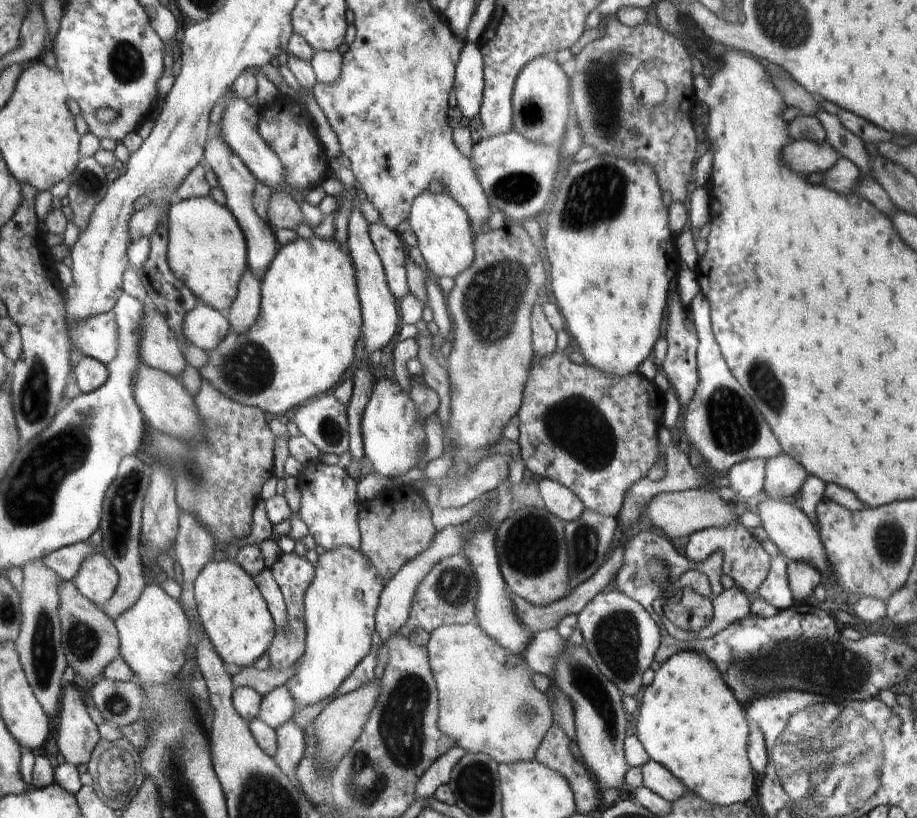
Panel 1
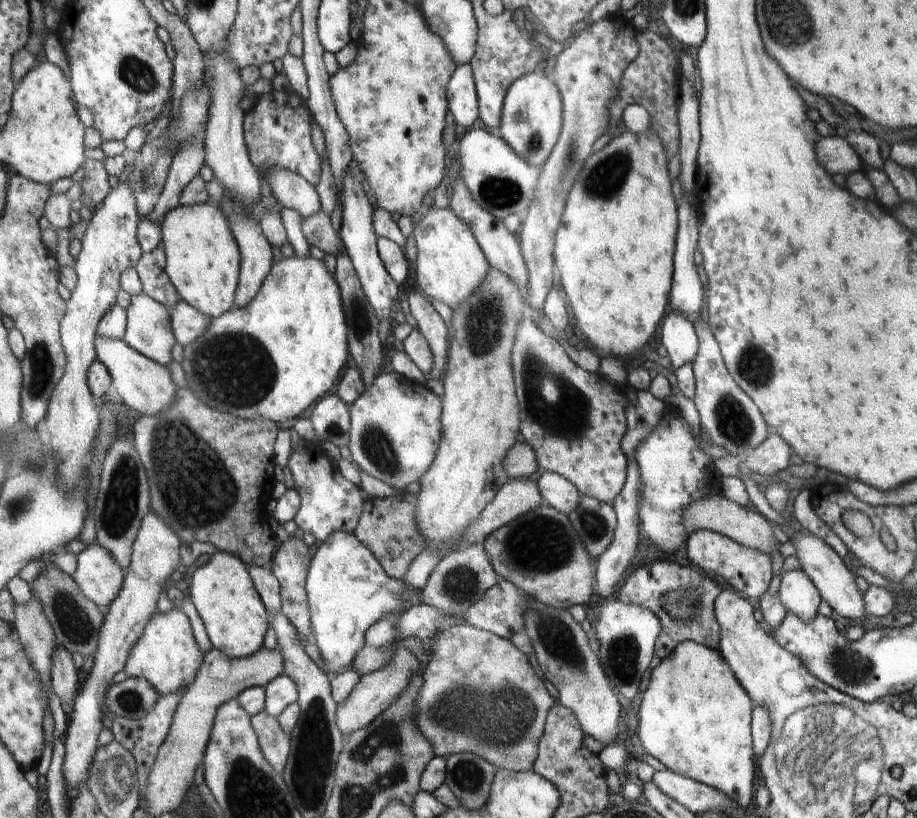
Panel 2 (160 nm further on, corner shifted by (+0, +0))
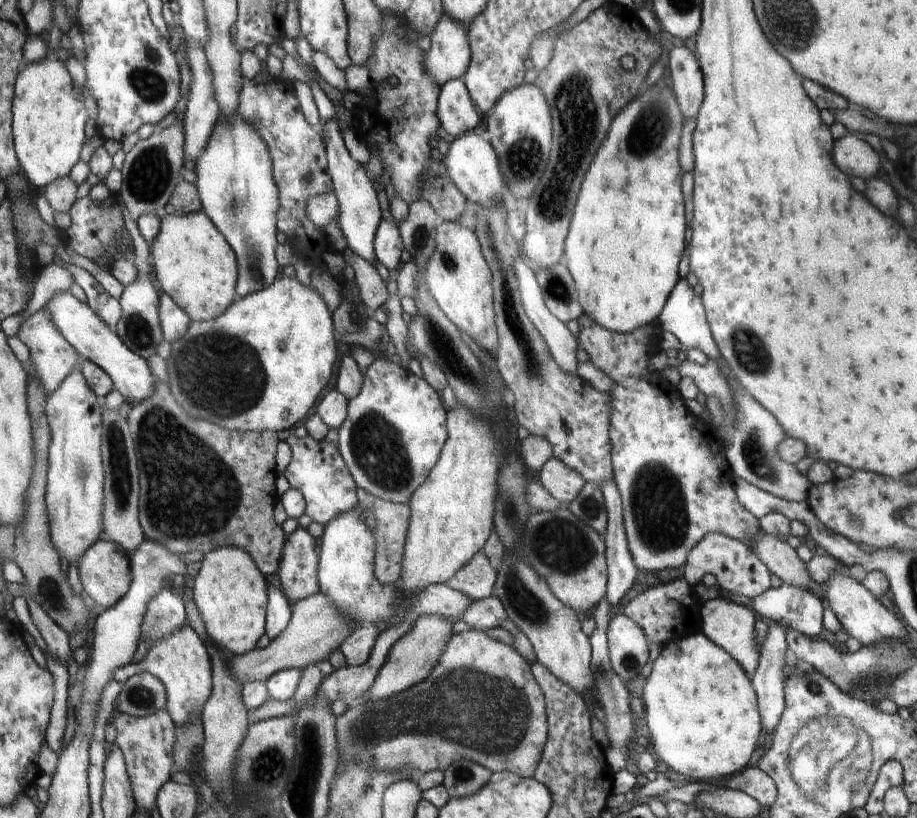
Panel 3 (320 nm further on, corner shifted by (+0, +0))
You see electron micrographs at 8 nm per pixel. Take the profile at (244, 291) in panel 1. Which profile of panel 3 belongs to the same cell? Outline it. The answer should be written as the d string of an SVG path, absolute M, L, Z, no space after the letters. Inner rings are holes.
M234 113L224 122L219 115L205 151L197 156L194 171L203 211L215 223L236 255L237 298L271 286L278 274L274 248L280 193L273 177L273 162L264 138L239 113Z

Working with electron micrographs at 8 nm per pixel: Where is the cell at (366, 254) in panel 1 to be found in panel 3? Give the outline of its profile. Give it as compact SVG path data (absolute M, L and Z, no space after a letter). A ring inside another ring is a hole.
M332 117L324 124L324 142L327 145L328 166L331 173L333 193L336 195L339 204L337 223L346 238L346 248L361 256L364 260L370 261L375 266L376 226L382 218L380 216L380 204L378 204L374 186L372 186L370 178L366 176L366 170L358 164L358 161L350 158L344 142L342 142L342 134L340 134L340 128L338 128L336 121L336 118Z

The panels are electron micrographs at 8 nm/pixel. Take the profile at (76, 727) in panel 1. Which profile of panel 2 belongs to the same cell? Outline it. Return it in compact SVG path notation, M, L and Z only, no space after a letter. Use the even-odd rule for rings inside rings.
M62 645L57 646L52 657L51 685L60 698L62 710L69 716L79 691L78 673L72 661L72 653L69 653Z

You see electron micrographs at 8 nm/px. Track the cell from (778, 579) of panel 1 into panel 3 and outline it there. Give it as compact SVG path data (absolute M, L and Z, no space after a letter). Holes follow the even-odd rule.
M769 623L769 631L761 650L761 660L755 670L752 682L755 683L761 721L768 733L779 723L785 709L785 657L788 641L787 629L778 623Z

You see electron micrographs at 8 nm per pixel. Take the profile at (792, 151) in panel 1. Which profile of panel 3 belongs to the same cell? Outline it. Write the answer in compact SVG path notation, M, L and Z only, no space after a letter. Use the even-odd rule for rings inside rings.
M847 134L836 140L833 159L840 170L864 180L879 176L881 167L879 154L868 143L856 136Z

